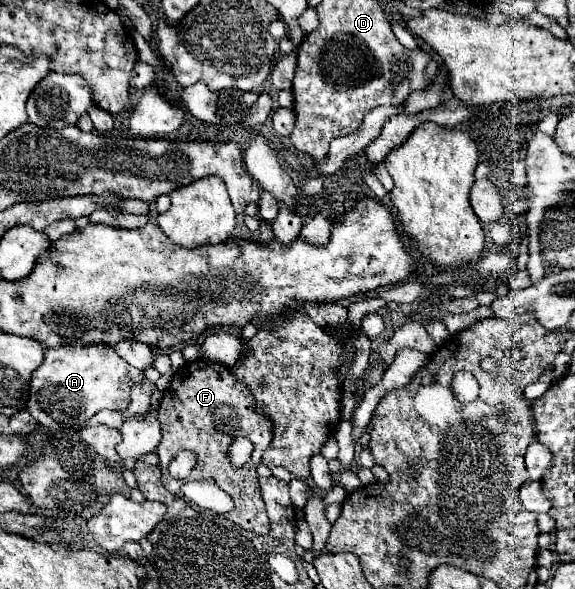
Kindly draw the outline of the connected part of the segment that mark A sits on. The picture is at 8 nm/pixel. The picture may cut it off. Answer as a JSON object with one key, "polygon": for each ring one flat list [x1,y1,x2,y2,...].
{"polygon":[[57,346,45,352,45,362,33,372,29,414,45,428,79,426,99,410,125,410,131,402,131,388,147,378,129,366,111,346]]}

